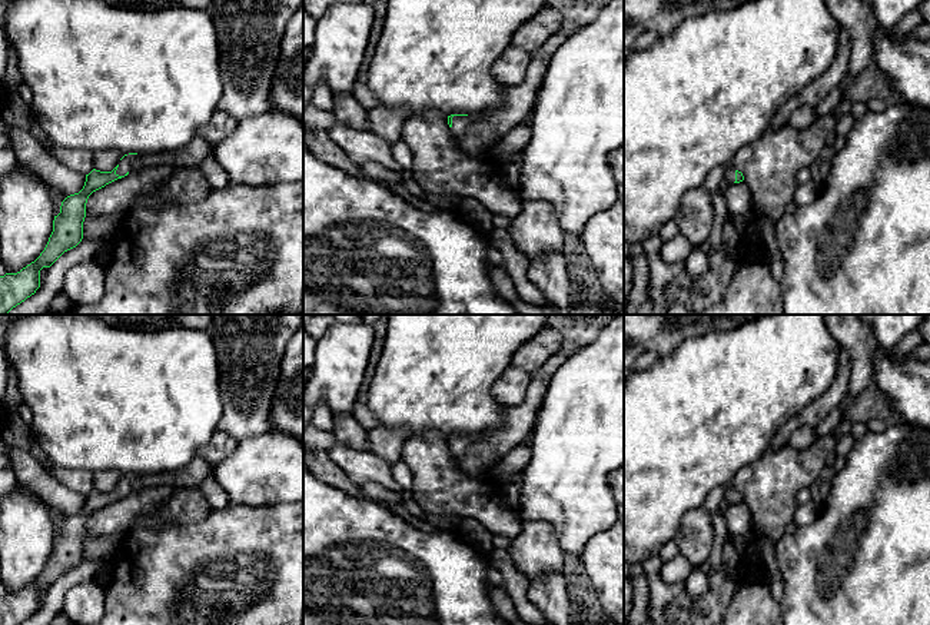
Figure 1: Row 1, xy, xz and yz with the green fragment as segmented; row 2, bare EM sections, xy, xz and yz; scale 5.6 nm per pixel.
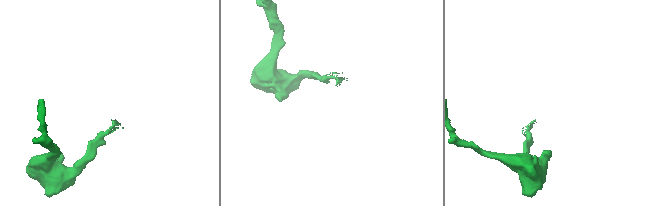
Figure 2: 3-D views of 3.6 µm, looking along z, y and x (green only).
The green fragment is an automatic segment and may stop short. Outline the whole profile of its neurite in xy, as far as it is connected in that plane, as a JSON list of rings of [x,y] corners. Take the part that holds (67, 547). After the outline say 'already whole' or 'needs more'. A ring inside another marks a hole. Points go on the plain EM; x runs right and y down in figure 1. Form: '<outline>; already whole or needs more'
[[[196,455],[185,468],[173,472],[124,475],[112,492],[93,489],[79,513],[67,516],[54,536],[53,552],[40,576],[17,594],[0,596],[0,625],[20,625],[40,608],[40,591],[50,588],[64,572],[76,568],[83,559],[83,542],[89,516],[106,505],[143,488],[199,488],[213,475],[213,468]]]; needs more

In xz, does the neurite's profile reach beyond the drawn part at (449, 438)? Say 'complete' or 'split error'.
split error

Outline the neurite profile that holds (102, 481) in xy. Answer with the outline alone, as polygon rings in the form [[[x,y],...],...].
[[[114,471],[93,473],[93,489],[100,492],[112,492],[123,476],[123,473]]]

